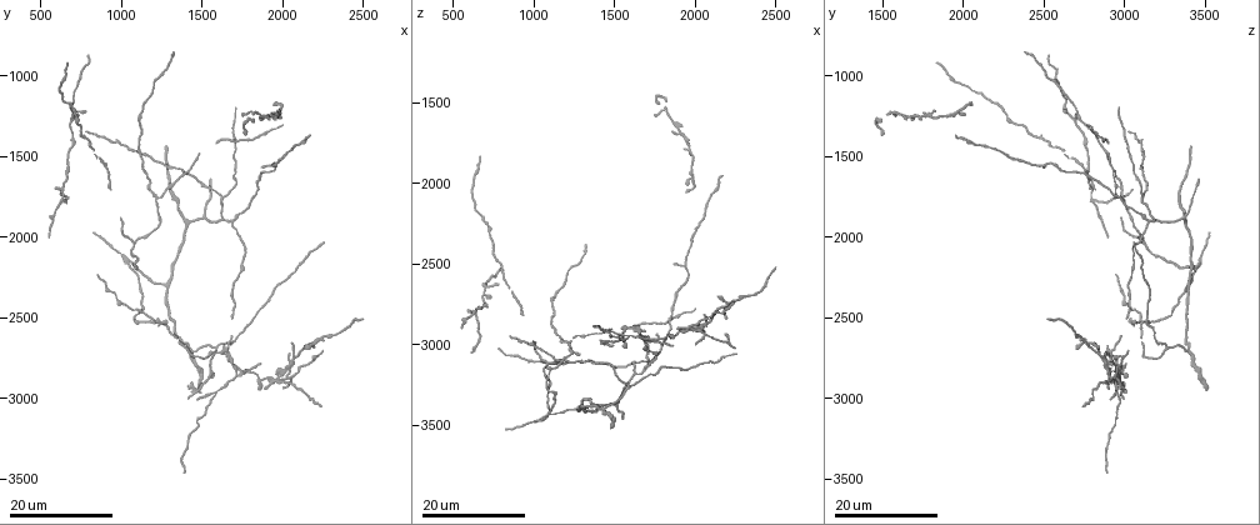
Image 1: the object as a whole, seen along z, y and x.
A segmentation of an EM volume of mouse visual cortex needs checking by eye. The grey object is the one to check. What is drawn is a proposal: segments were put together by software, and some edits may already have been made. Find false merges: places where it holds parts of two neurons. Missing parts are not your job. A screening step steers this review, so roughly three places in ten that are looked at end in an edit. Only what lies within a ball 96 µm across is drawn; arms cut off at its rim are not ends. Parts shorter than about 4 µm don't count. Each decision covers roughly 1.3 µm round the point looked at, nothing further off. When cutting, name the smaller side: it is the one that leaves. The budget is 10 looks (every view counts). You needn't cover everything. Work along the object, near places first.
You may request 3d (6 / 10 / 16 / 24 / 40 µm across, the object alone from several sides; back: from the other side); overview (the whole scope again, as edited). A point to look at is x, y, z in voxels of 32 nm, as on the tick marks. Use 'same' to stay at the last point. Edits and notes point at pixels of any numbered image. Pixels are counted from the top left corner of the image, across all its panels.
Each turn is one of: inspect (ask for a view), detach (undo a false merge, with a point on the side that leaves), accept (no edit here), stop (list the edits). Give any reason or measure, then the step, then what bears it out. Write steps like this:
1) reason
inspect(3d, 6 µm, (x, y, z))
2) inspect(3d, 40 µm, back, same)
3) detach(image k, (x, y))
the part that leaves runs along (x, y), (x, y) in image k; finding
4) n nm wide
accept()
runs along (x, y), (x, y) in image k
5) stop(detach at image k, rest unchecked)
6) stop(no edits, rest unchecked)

a fork
inspect(3d, 16 µm, (1080, 2040, 3120))

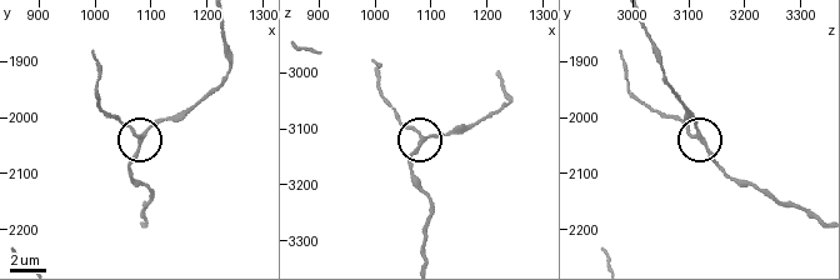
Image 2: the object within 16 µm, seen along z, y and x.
inspect(3d, 10 µm, (1085, 2030, 3110))

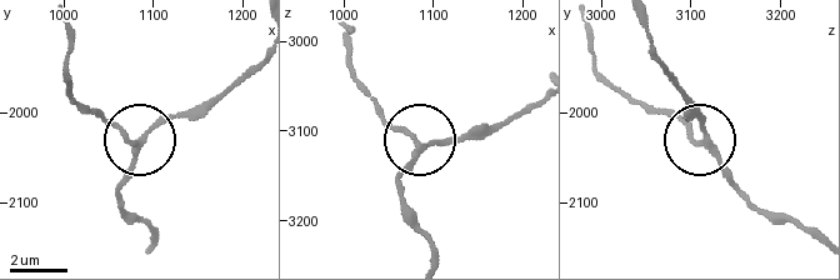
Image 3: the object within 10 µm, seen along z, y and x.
3 arms
accept()
all the same neuron

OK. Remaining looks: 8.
thick turns thin
inspect(3d, 24 µm, (1020, 2140, 3480))

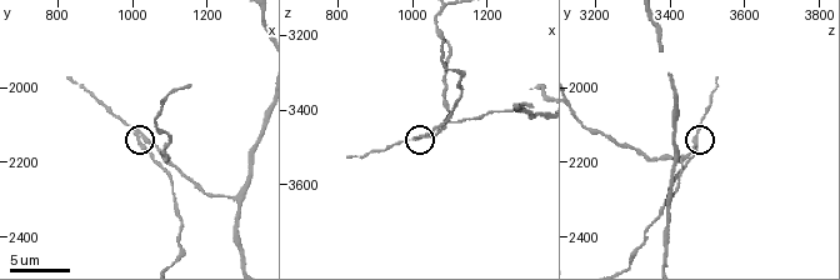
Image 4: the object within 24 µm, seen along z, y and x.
inspect(3d, 10 µm, (1020, 2120, 3470))

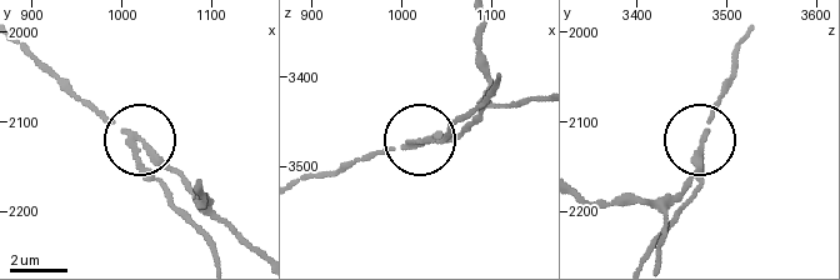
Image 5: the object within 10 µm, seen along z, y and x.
detach(image 5, (150, 179))
the part that leaves runs along (130, 140), (138, 166), (211, 253) in image 5; a second neuron is stuck on

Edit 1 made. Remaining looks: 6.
inspect(overview)

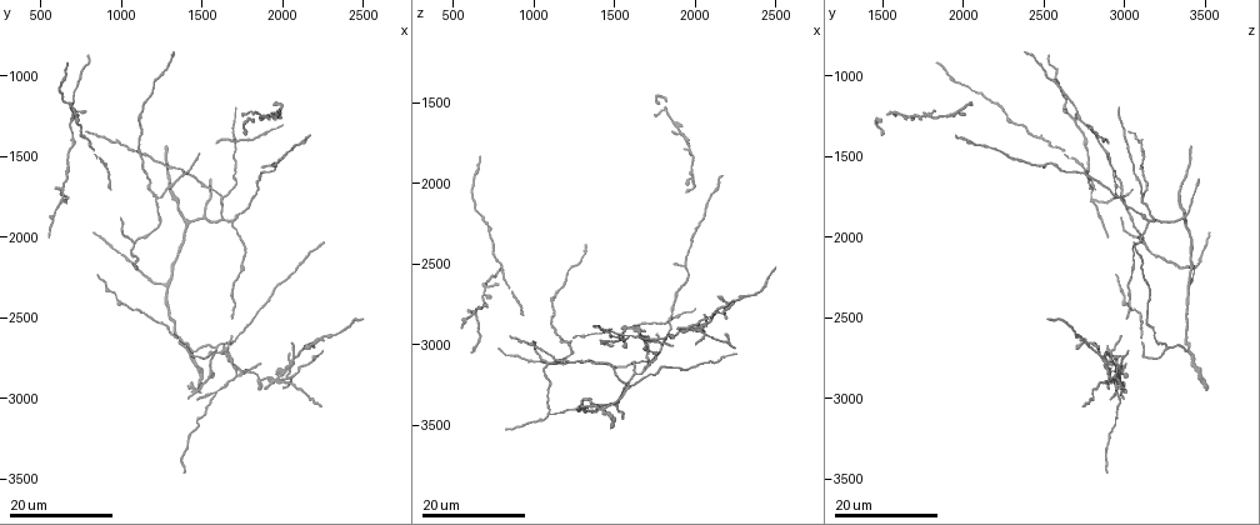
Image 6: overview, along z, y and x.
arms part here
inspect(3d, 6 µm, (1270, 2290, 3400))

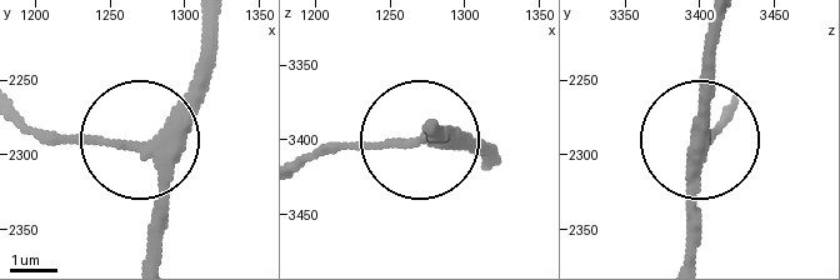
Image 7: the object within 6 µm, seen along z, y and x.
inspect(3d, 6 µm, back, (1270, 2296, 3400))

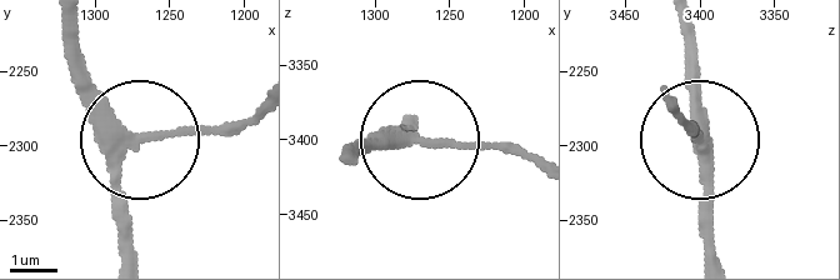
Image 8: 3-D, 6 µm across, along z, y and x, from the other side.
side arm 60 µm; 3 arms
accept()
continuous, no second neuron

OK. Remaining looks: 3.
a fork
inspect(3d, 24 µm, (1440, 2720, 3380))

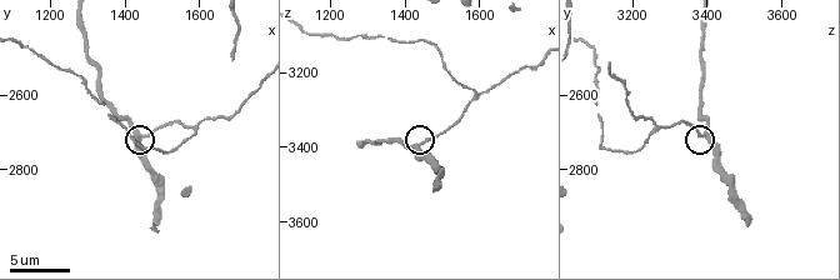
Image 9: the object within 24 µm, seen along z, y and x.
inspect(3d, 6 µm, (1450, 2720, 3390))

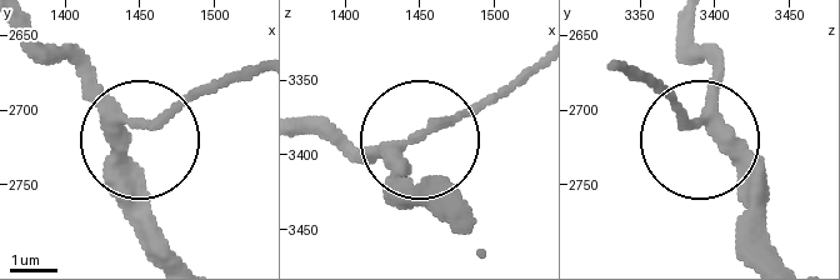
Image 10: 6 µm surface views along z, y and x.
accept()
runs along (31, 29), (128, 113), (128, 216) in image 10; all the same neuron

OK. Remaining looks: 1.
stop(detach at image 5, rest unchecked)

